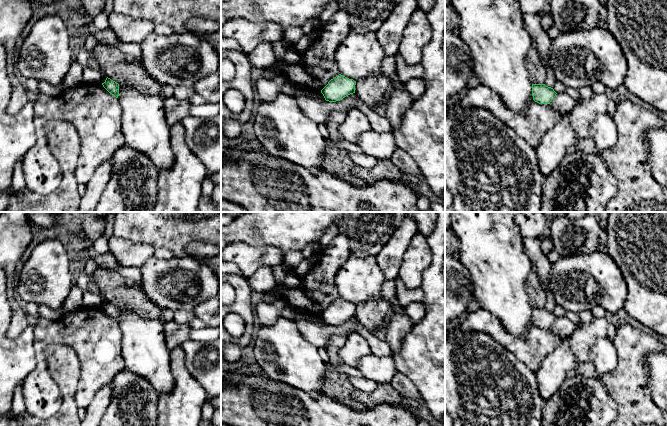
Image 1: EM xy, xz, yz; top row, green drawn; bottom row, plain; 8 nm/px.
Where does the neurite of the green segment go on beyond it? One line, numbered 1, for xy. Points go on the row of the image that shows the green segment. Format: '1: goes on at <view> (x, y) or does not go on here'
1: does not go on here

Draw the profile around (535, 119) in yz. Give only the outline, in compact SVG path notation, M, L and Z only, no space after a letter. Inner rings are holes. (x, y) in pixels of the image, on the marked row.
M483 85L462 94L460 104L489 110L534 149L539 145L542 136L563 116L549 104L539 104L534 100L520 113L514 112L505 106L493 90Z

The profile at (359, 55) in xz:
M353 30L334 53L340 74L354 81L383 75L381 65L385 56L375 32L356 33Z

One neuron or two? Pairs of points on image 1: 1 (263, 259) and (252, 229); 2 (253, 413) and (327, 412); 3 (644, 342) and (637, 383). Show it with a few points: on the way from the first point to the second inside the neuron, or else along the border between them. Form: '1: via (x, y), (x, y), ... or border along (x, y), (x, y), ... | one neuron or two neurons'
1: border along (235, 240), (250, 245), (272, 245), (281, 250) | two neurons
2: via (271, 412), (309, 412) | one neuron
3: via (637, 352), (637, 373) | one neuron

